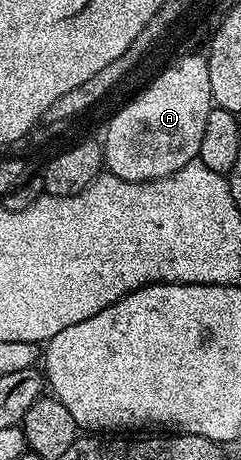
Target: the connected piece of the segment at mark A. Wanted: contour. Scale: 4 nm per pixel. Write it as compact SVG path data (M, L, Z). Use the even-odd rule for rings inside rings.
M188 54L177 57L171 64L162 68L158 74L153 76L151 80L143 88L140 89L132 97L130 104L125 104L113 117L108 117L108 128L106 130L106 138L103 143L103 164L112 175L130 180L136 184L142 184L144 180L158 180L167 174L175 174L175 170L179 170L183 166L187 166L191 161L198 159L197 151L199 150L199 142L203 142L203 126L207 126L207 114L210 108L214 107L213 95L211 94L211 74L209 73L209 62L204 55Z

